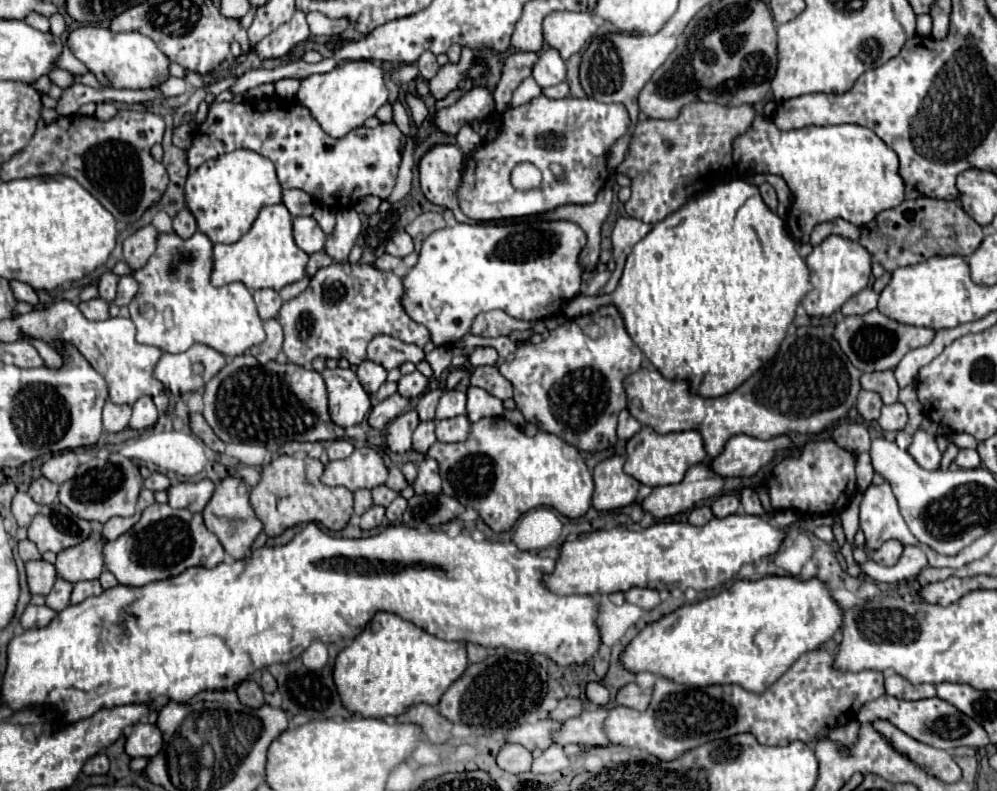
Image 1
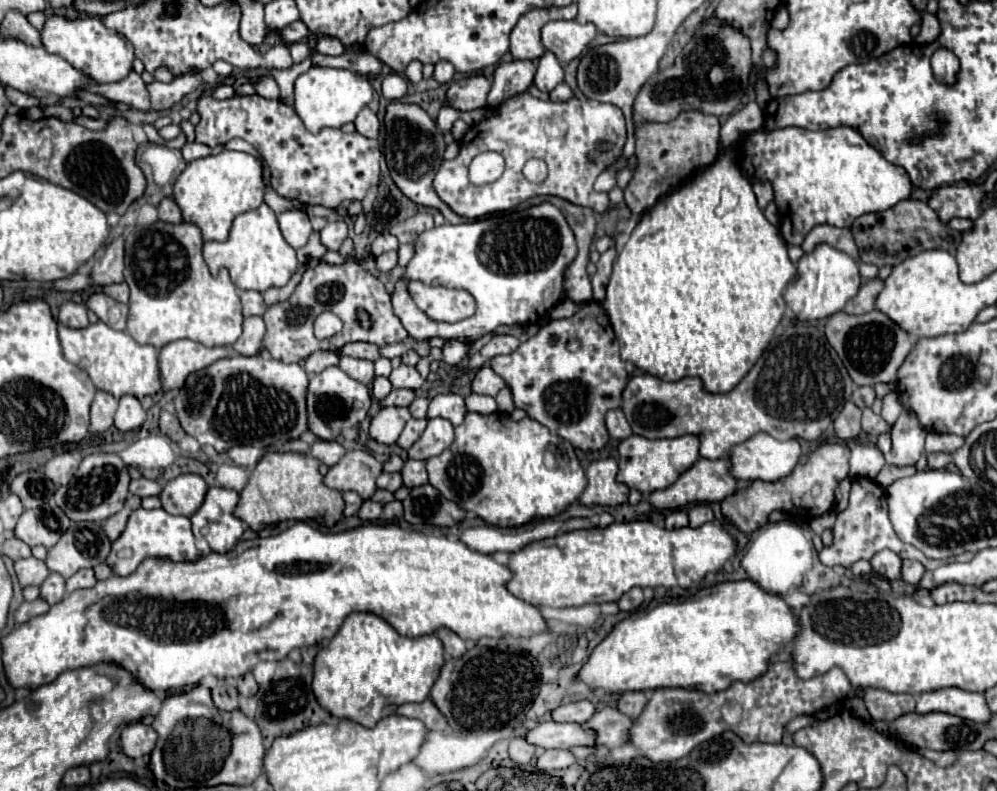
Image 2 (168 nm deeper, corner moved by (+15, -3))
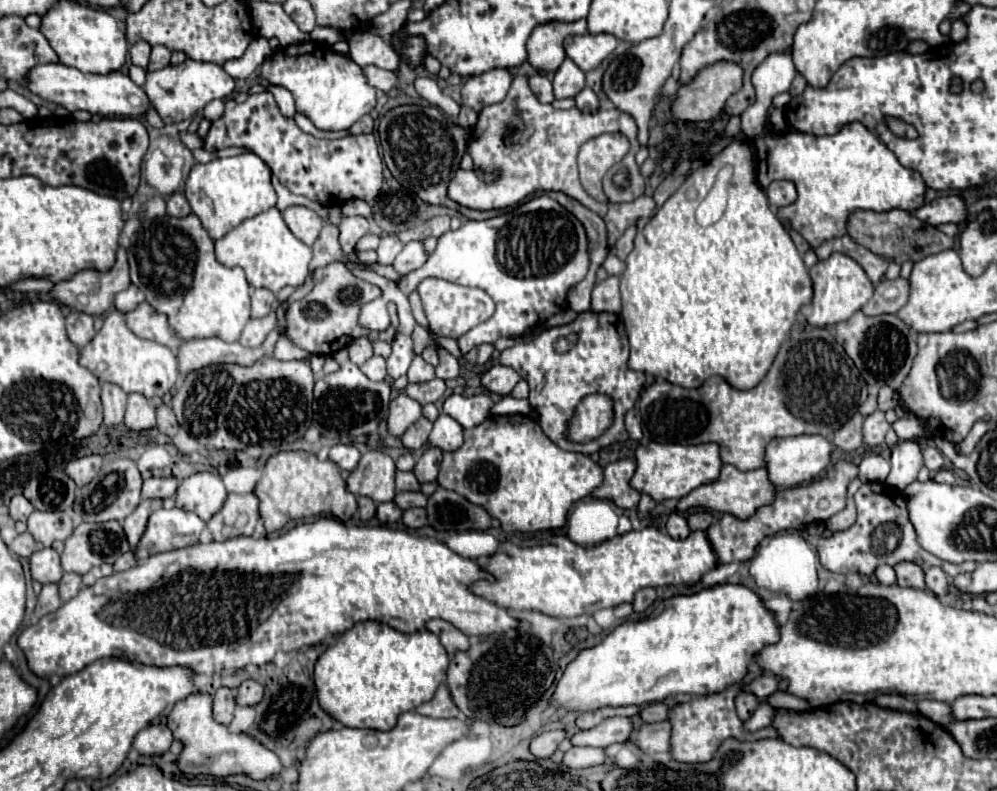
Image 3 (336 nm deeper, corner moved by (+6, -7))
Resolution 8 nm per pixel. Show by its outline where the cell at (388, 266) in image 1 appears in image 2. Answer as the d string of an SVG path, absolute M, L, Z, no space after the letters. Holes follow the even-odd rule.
M385 252L375 258L375 266L381 272L391 272L391 268L395 268L395 264L397 264L397 252Z

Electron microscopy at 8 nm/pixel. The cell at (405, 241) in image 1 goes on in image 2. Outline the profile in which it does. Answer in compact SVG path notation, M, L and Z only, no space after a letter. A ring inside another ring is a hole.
M388 231L380 233L375 242L371 245L371 251L374 256L379 256L383 252L391 252L391 250L398 250L399 242L395 236L391 235Z

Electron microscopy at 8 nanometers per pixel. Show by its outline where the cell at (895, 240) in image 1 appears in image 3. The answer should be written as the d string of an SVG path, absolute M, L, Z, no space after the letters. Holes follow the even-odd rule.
M854 210L854 214L848 216L846 230L848 230L848 236L854 242L858 242L860 246L868 248L870 252L874 252L878 256L894 260L898 264L904 264L906 260L920 260L920 258L924 258L928 254L942 252L942 250L948 250L948 248L954 246L952 238L948 238L942 232L936 232L936 230L928 228L928 224L920 222L910 212L904 212L904 210L890 210L890 212L884 212L884 214L866 212L866 210ZM920 234L928 234L934 242L924 244L924 246L922 244L914 244L914 236L920 236Z

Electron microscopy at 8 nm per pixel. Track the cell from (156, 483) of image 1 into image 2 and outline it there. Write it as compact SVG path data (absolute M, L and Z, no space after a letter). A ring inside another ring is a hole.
M139 478L139 480L131 480L129 490L131 490L131 494L135 494L139 498L145 498L145 496L159 496L161 486L157 482L153 482L153 480Z

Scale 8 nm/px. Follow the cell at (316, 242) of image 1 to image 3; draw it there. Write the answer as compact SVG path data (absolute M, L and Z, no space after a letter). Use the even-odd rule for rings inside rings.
M288 206L282 212L282 216L284 216L284 222L288 224L290 232L308 246L314 244L314 240L318 238L320 230L324 226L320 216L306 206Z

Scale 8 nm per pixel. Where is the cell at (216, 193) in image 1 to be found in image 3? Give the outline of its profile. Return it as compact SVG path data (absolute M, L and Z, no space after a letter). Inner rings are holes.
M252 152L230 158L214 158L208 164L194 164L188 174L184 194L192 206L192 212L200 218L212 240L222 238L242 220L276 206L276 192L270 182L270 168Z

